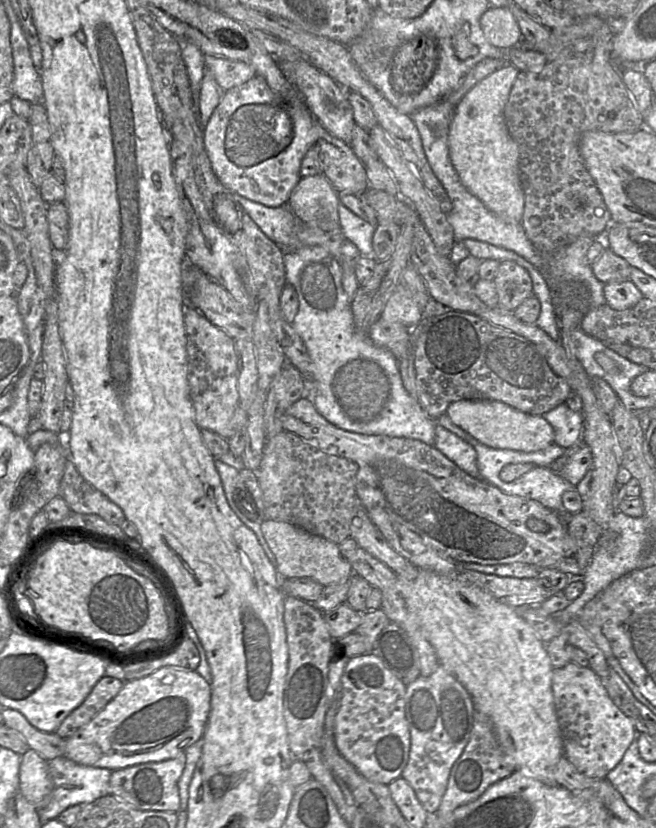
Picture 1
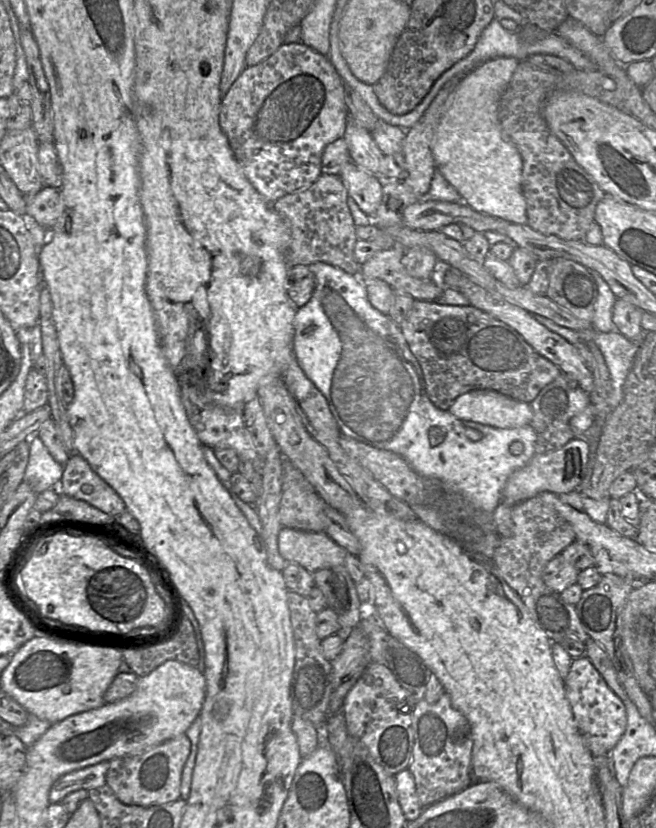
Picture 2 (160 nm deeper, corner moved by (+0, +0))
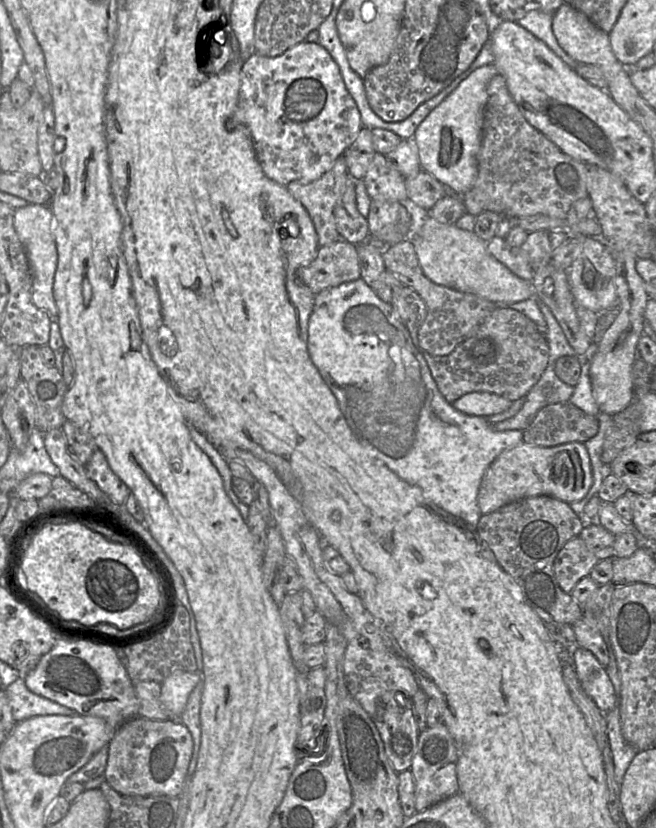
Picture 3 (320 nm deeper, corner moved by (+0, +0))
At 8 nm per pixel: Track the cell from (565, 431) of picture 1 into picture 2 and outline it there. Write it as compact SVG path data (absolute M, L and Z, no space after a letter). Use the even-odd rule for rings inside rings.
M564 373L558 375L551 383L547 384L530 403L533 417L530 426L537 432L535 452L547 453L563 447L575 434L570 426L570 419L581 413L589 405L589 396L580 387L571 389L566 383Z

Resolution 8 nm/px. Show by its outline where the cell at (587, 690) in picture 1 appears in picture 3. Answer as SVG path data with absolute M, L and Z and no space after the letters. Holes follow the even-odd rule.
M577 647L572 652L571 663L586 695L603 714L611 711L615 704L614 688L606 669L594 654Z

